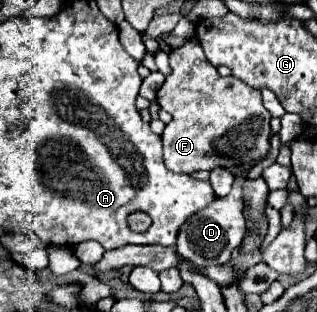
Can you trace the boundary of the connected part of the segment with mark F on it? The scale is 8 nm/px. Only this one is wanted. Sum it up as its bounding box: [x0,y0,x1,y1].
[158,39,270,173]

